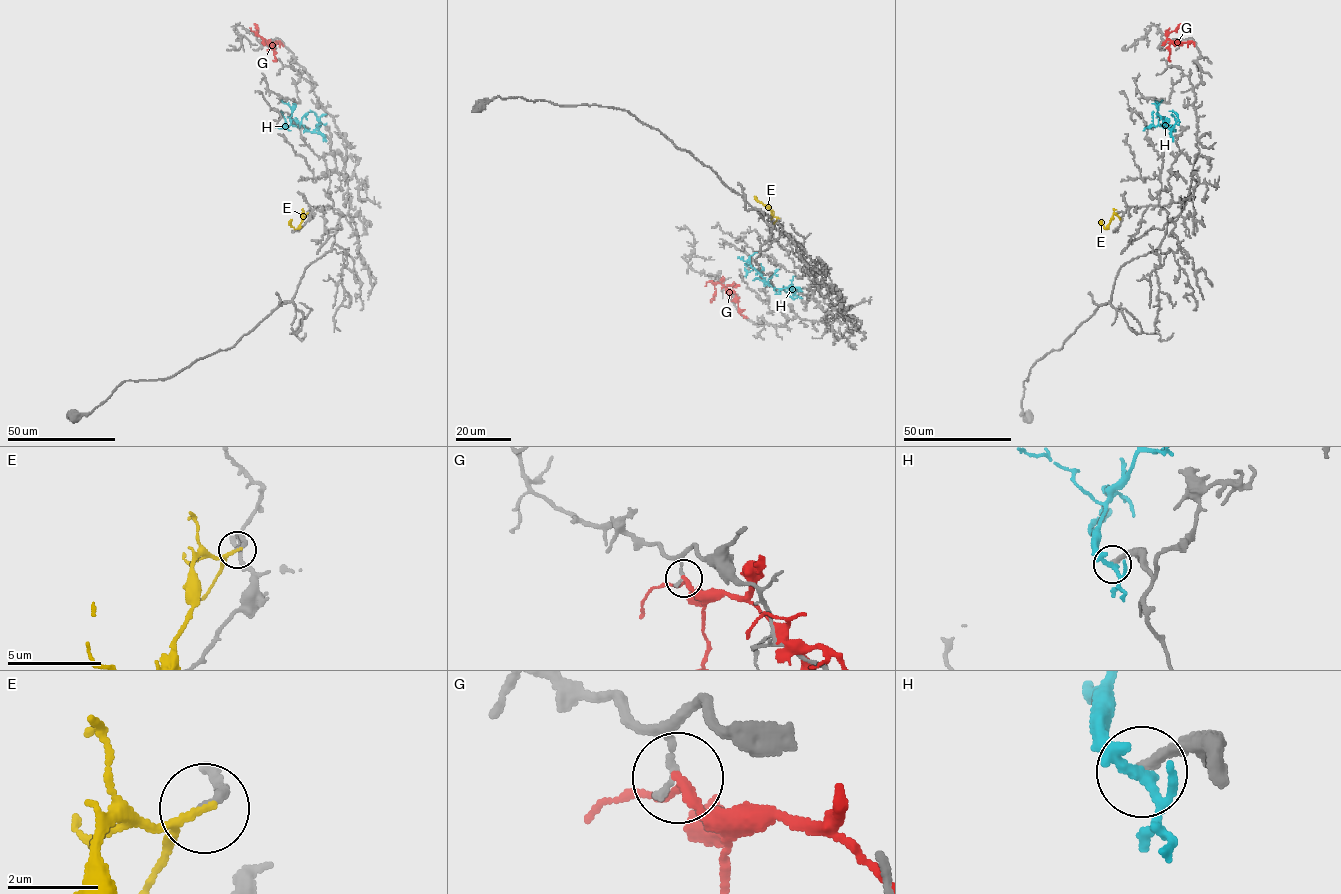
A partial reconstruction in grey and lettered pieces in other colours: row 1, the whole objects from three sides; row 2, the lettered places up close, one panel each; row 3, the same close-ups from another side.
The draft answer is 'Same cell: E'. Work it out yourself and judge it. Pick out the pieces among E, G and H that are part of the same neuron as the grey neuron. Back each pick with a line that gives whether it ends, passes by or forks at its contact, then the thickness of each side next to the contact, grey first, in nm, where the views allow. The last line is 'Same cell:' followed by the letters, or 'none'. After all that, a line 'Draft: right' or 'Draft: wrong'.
E: it passes by | 190/140 nm
Same cell: E
Draft: right

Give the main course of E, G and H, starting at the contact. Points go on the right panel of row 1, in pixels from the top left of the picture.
E: (1116, 213), (1105, 229), (1102, 219)
G: (1164, 34), (1174, 44), (1191, 41), (1194, 46)
H: (1172, 137), (1171, 127), (1167, 123), (1158, 124), (1156, 106), (1162, 100)

